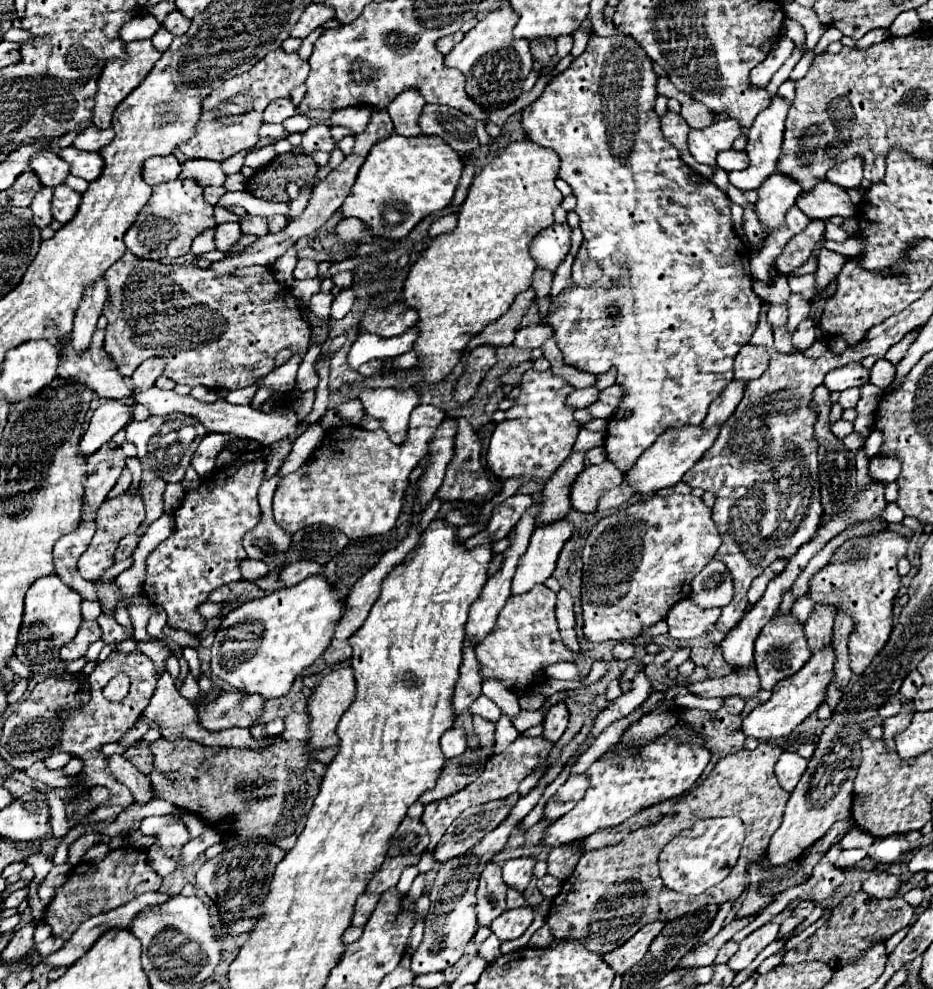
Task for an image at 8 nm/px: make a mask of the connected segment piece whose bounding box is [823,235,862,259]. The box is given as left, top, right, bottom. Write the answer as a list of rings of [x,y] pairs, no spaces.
[[[854,235],[854,237],[848,237],[848,239],[842,241],[842,243],[834,243],[834,241],[825,240],[823,246],[830,249],[830,251],[834,251],[834,253],[840,253],[840,255],[852,259],[854,253],[860,253],[862,241],[858,239],[858,235]]]

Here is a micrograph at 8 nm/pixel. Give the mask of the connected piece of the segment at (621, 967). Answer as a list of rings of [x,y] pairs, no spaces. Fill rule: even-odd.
[[[654,921],[644,925],[628,943],[624,943],[622,947],[614,949],[612,953],[606,953],[602,959],[616,971],[616,973],[624,973],[628,969],[632,969],[648,951],[648,945],[652,943],[652,939],[660,933],[660,929],[664,927],[662,921]]]

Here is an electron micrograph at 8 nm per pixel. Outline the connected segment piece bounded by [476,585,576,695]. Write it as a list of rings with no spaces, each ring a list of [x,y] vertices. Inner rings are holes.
[[[536,585],[528,593],[512,595],[498,615],[496,629],[488,633],[480,645],[476,645],[476,657],[482,663],[482,677],[496,677],[512,691],[524,695],[542,673],[542,667],[558,661],[574,661],[576,653],[568,651],[560,639],[556,615],[556,593],[546,585]]]

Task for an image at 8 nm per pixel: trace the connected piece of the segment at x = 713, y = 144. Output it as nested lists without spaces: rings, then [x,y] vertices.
[[[726,119],[726,121],[714,123],[706,129],[690,131],[688,149],[698,163],[716,167],[718,153],[732,149],[732,143],[736,137],[740,137],[740,123]]]

